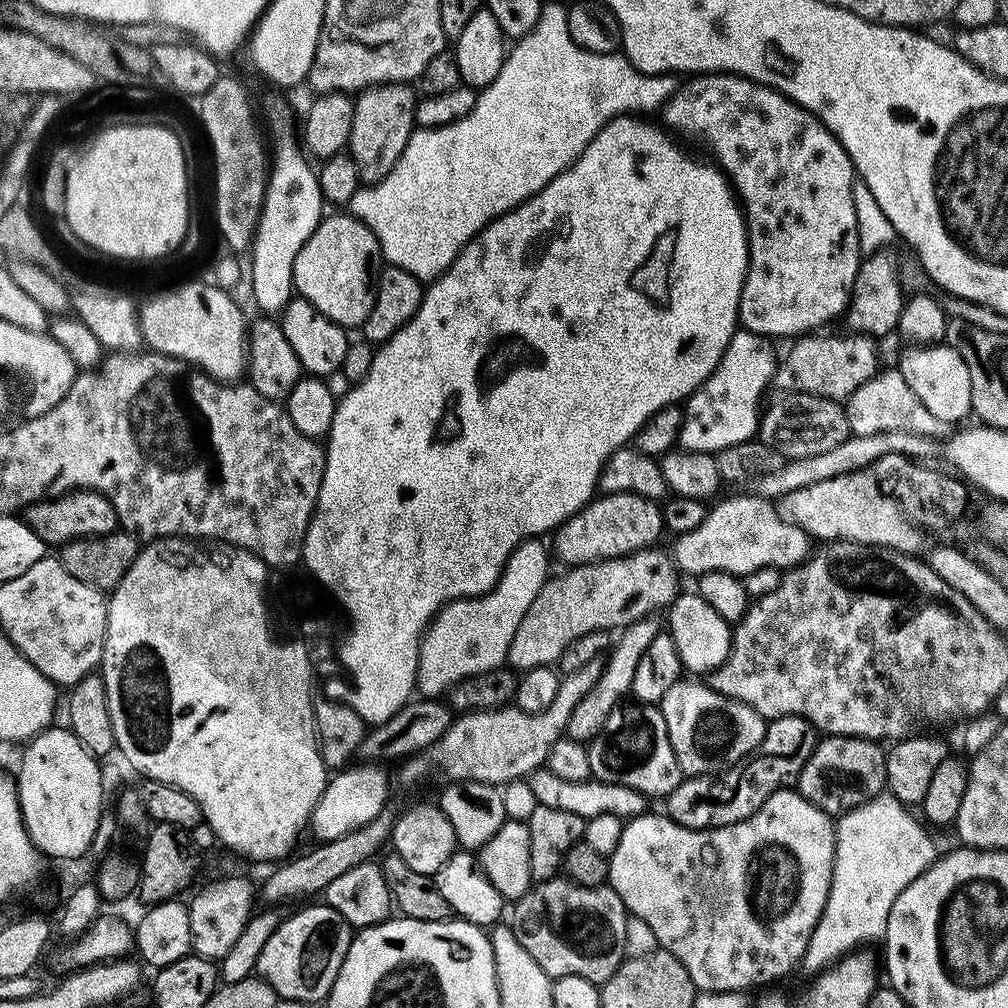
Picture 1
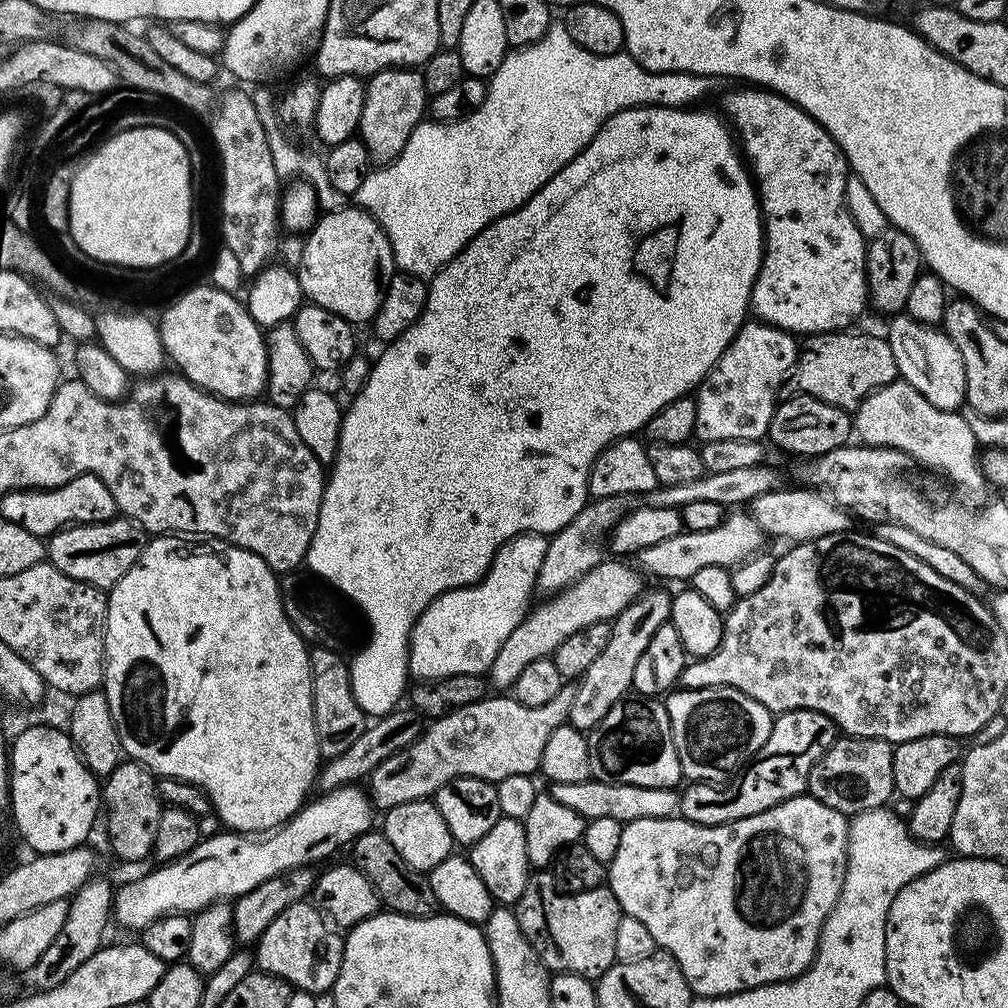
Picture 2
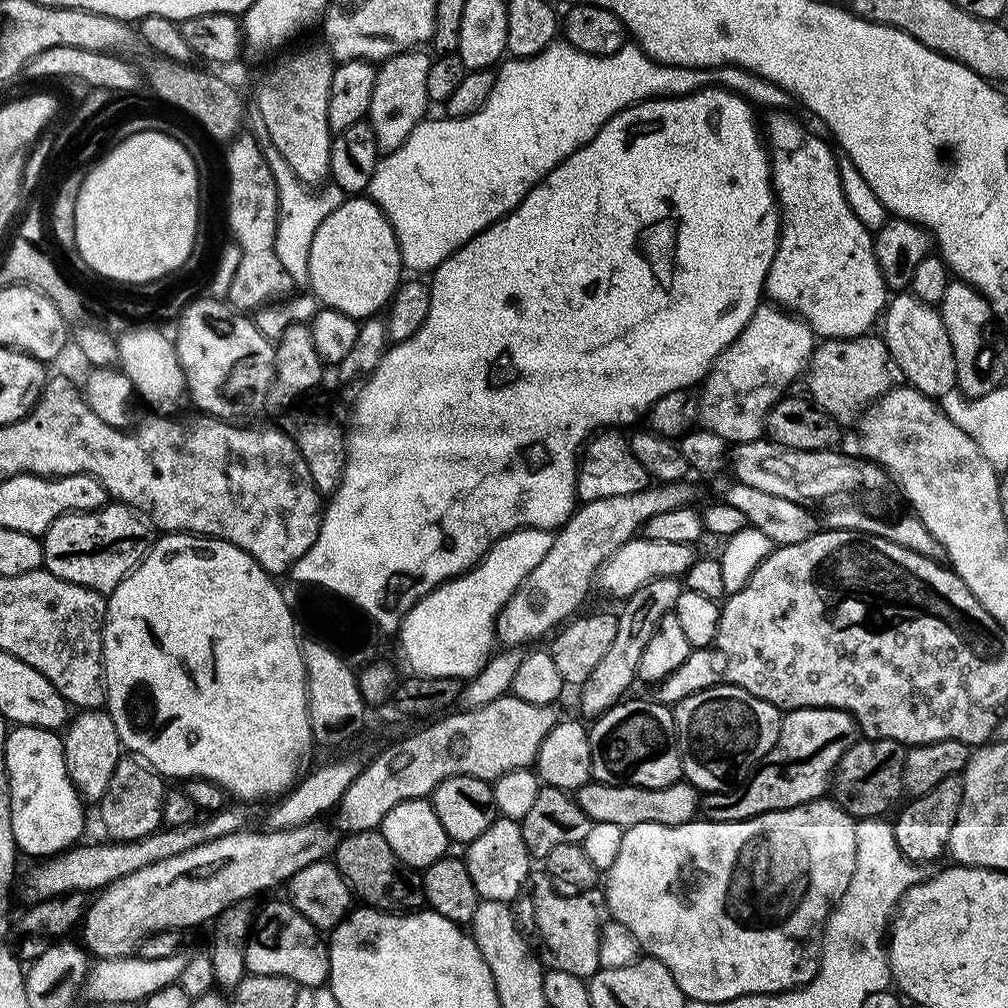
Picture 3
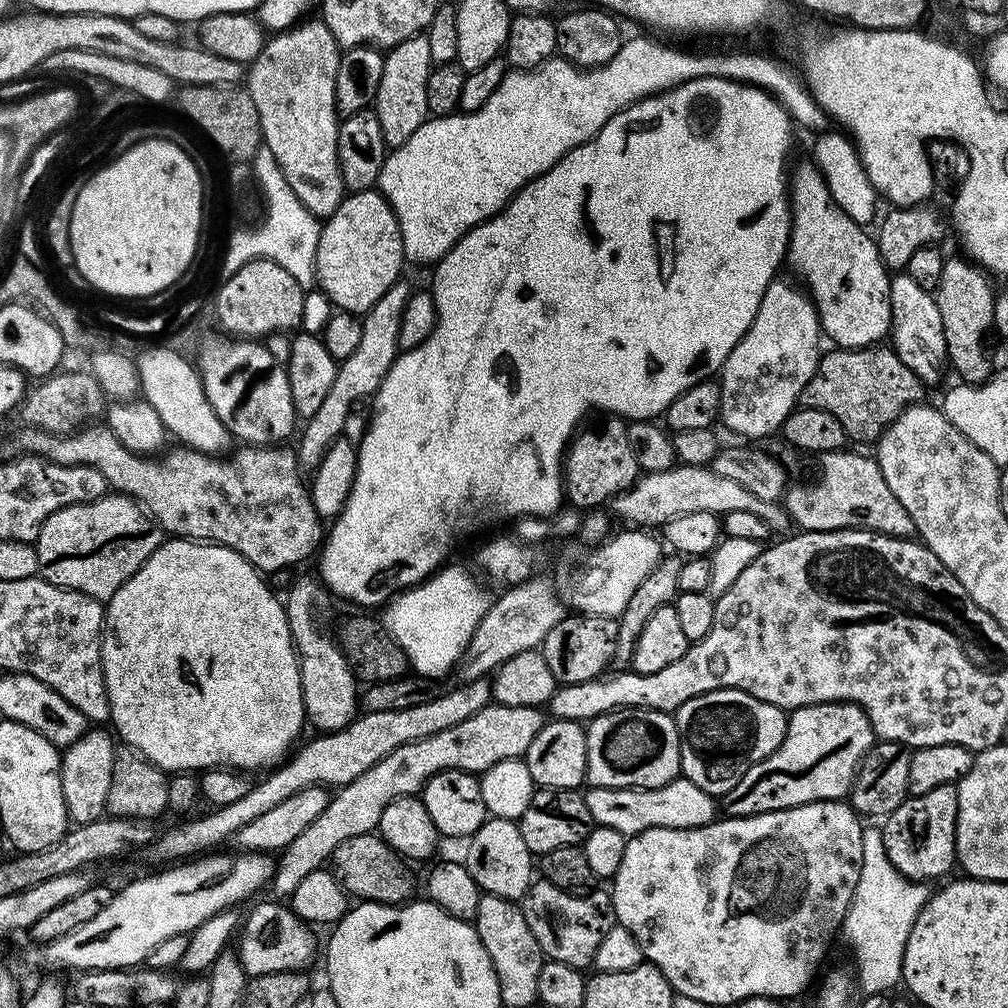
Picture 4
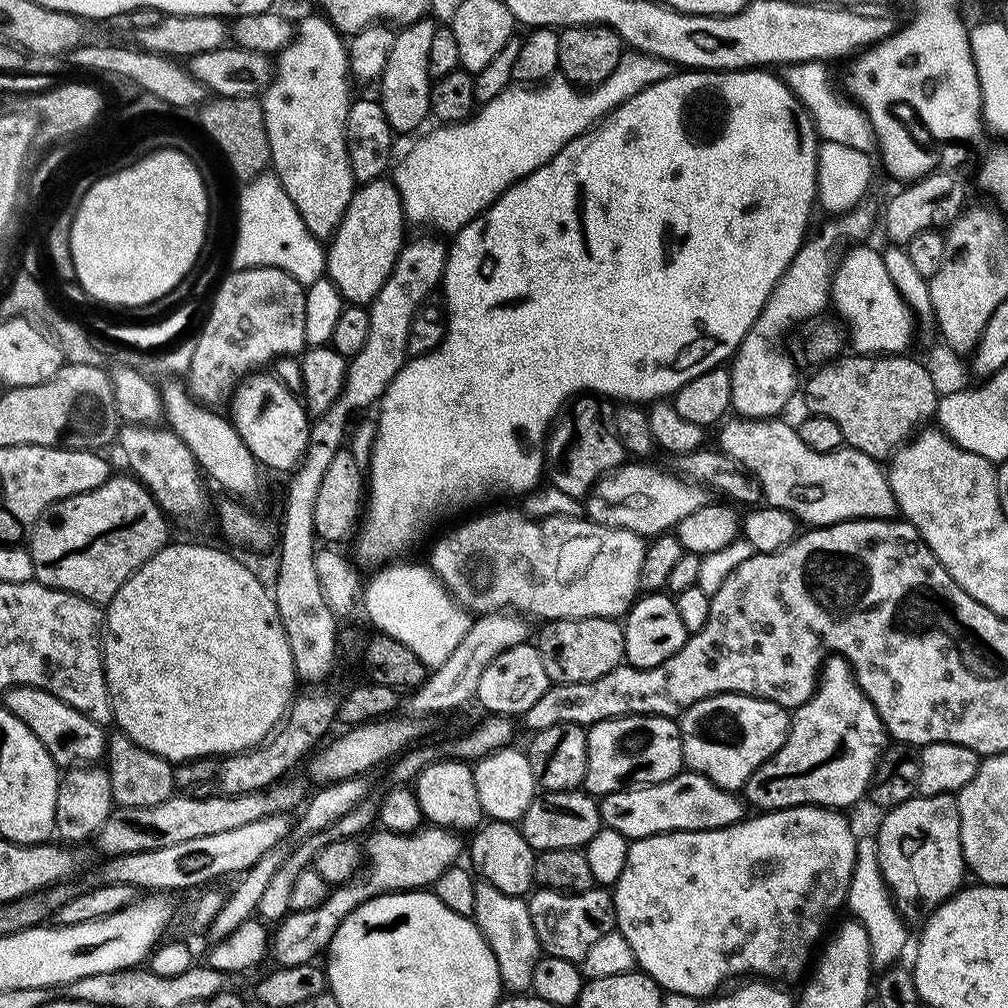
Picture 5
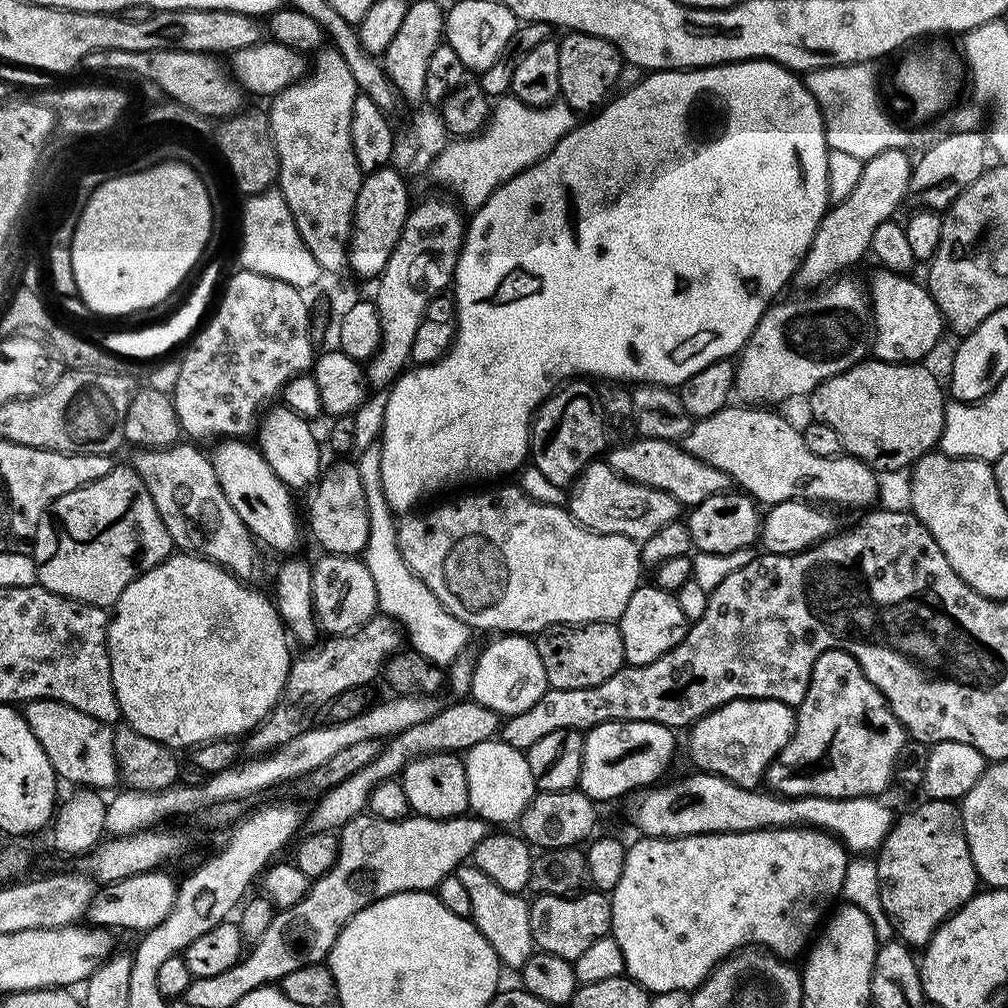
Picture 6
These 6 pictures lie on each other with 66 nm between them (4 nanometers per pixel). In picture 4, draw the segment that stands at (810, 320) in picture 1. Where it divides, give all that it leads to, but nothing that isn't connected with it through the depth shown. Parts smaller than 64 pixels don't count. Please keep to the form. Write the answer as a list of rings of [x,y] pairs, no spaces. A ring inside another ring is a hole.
[[[807,162],[796,173],[791,173],[790,176],[790,235],[788,238],[788,251],[786,253],[787,263],[792,263],[792,268],[801,276],[799,279],[803,281],[806,285],[807,291],[810,293],[817,312],[820,313],[820,327],[822,329],[823,335],[828,336],[833,341],[833,345],[839,346],[841,348],[870,348],[881,343],[880,340],[889,335],[890,329],[892,327],[892,314],[891,314],[891,302],[890,302],[890,272],[889,269],[884,266],[884,259],[880,257],[880,251],[876,245],[875,239],[871,235],[867,236],[865,225],[854,222],[850,217],[843,212],[843,210],[837,206],[834,202],[834,198],[830,198],[830,190],[826,186],[824,181],[824,176],[820,173],[820,169],[816,167],[815,163]]]

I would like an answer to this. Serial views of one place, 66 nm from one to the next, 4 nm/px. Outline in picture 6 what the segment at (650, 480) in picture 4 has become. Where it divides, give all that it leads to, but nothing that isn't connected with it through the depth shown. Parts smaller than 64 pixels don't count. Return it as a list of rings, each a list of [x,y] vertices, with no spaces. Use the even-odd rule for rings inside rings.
[[[600,458],[585,464],[570,488],[566,507],[572,513],[573,520],[591,532],[625,536],[637,542],[646,541],[664,526],[679,521],[682,516],[682,505],[670,494],[639,484],[638,481],[628,480]]]

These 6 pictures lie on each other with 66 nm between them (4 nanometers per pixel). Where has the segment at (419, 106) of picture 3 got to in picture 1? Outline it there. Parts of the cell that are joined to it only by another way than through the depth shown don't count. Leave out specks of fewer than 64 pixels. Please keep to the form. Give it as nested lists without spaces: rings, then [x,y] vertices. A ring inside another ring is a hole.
[[[378,84],[366,88],[355,97],[352,109],[354,110],[354,122],[350,122],[350,138],[346,145],[346,152],[351,156],[361,185],[371,186],[380,184],[394,170],[402,150],[406,150],[406,142],[412,137],[416,124],[417,93],[411,92],[408,84]]]

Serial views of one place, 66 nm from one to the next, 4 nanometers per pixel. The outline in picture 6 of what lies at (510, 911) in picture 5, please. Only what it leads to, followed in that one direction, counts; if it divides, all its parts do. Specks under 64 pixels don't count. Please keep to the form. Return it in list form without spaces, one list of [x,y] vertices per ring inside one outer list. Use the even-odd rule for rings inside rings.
[[[461,866],[455,873],[458,882],[466,886],[470,894],[470,906],[472,907],[471,921],[476,929],[490,942],[494,954],[500,959],[505,969],[523,969],[524,963],[528,961],[534,951],[534,943],[530,928],[529,901],[523,895],[515,892],[502,890],[494,878],[486,878],[482,870],[475,866]]]

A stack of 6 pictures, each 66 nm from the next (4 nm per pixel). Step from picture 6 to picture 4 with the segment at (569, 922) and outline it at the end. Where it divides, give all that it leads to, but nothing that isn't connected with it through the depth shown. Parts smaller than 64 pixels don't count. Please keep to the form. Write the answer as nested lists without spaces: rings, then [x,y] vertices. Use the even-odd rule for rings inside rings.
[[[543,878],[533,881],[522,902],[523,917],[547,959],[565,962],[581,970],[593,965],[602,936],[616,922],[615,912],[609,906],[609,895],[596,891],[571,894]]]

